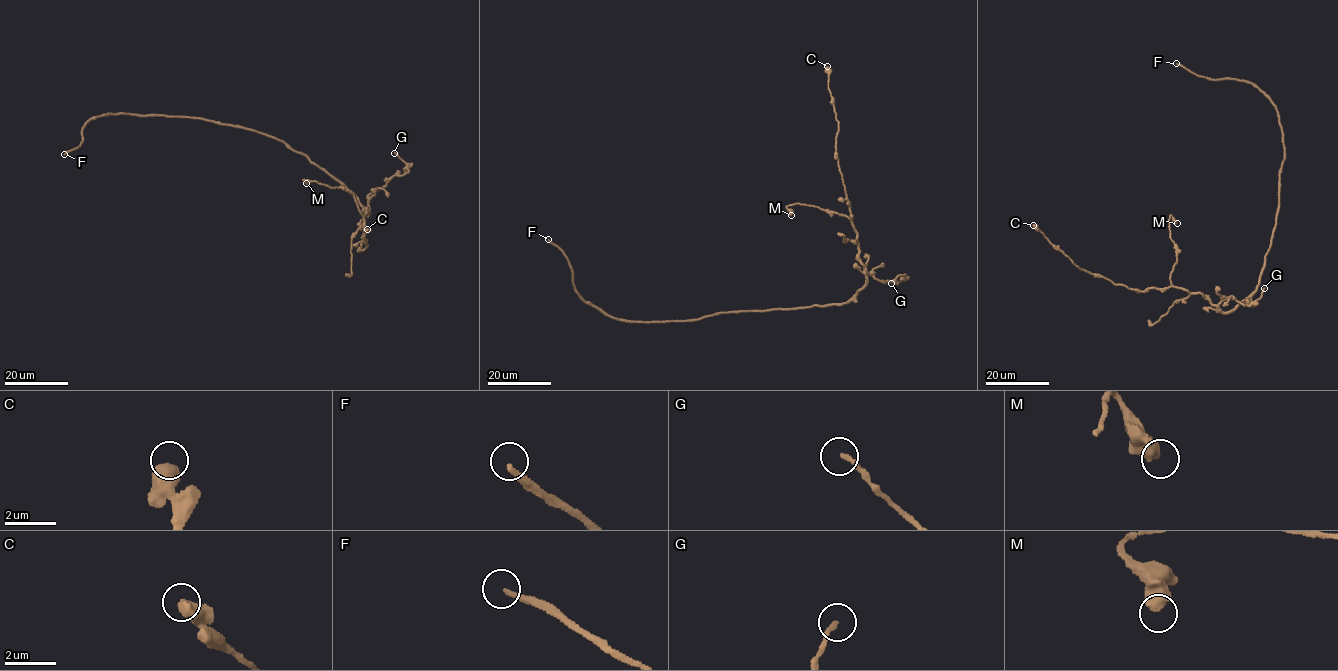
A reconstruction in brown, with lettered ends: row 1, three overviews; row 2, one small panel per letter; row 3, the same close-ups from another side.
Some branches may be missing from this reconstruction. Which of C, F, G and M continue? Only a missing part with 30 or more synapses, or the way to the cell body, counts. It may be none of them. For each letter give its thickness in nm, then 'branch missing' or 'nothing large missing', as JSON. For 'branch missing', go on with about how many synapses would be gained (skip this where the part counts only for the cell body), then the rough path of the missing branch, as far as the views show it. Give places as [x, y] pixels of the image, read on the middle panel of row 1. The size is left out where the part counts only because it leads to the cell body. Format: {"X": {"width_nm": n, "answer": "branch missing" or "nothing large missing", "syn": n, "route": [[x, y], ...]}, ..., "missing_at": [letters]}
{"C": {"width_nm": 600, "answer": "nothing large missing"}, "F": {"width_nm": 220, "answer": "branch missing", "syn": 300}, "G": {"width_nm": 200, "answer": "nothing large missing"}, "M": {"width_nm": 500, "answer": "nothing large missing"}, "missing_at": ["F"]}

